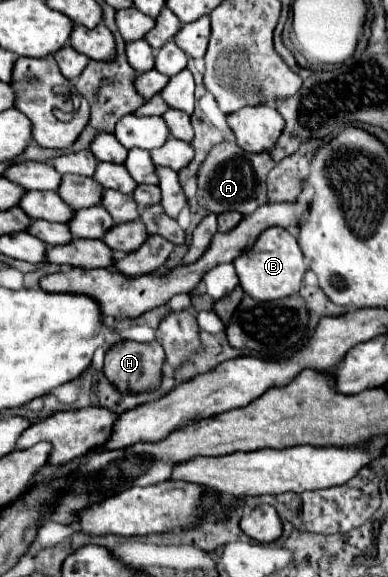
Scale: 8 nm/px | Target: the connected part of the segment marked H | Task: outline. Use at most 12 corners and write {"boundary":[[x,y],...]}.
{"boundary":[[120,341],[106,351],[104,375],[120,393],[160,383],[158,341]]}

